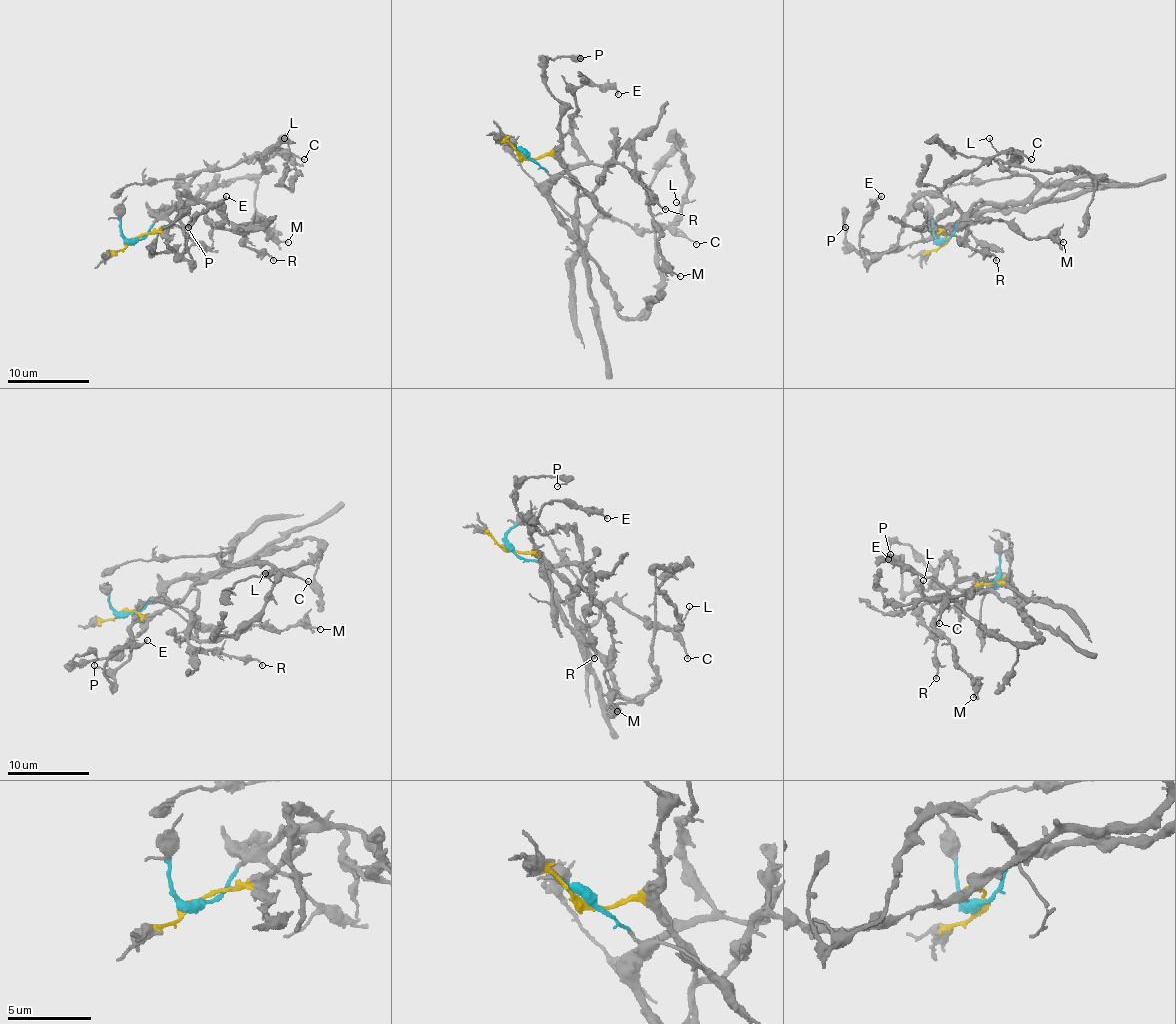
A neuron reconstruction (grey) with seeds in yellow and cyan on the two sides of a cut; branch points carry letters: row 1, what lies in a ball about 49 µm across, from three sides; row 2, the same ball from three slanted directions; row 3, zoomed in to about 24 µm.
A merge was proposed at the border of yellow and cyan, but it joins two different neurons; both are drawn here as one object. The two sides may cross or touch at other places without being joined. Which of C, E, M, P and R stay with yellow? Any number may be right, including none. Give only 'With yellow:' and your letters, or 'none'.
With yellow: M, P

